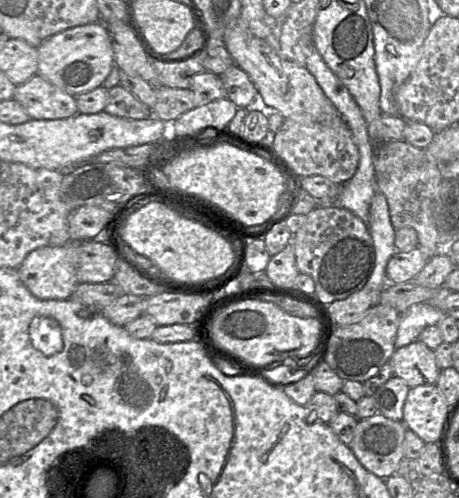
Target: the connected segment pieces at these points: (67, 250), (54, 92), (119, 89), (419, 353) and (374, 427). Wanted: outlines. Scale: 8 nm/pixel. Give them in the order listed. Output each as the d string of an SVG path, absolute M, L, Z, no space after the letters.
M68 242L61 246L39 247L24 258L17 268L24 285L42 300L68 299L79 284L77 278L77 243Z
M38 74L17 85L13 99L35 120L65 119L79 113L75 96Z
M121 85L109 89L108 103L104 110L113 116L135 120L149 119L153 116L150 107Z
M419 340L395 349L389 362L394 375L403 379L410 388L436 385L442 370L436 362L434 350Z
M377 413L358 420L354 438L348 446L365 469L382 479L387 479L397 473L397 467L404 458L403 441L406 430L403 421L395 421Z

